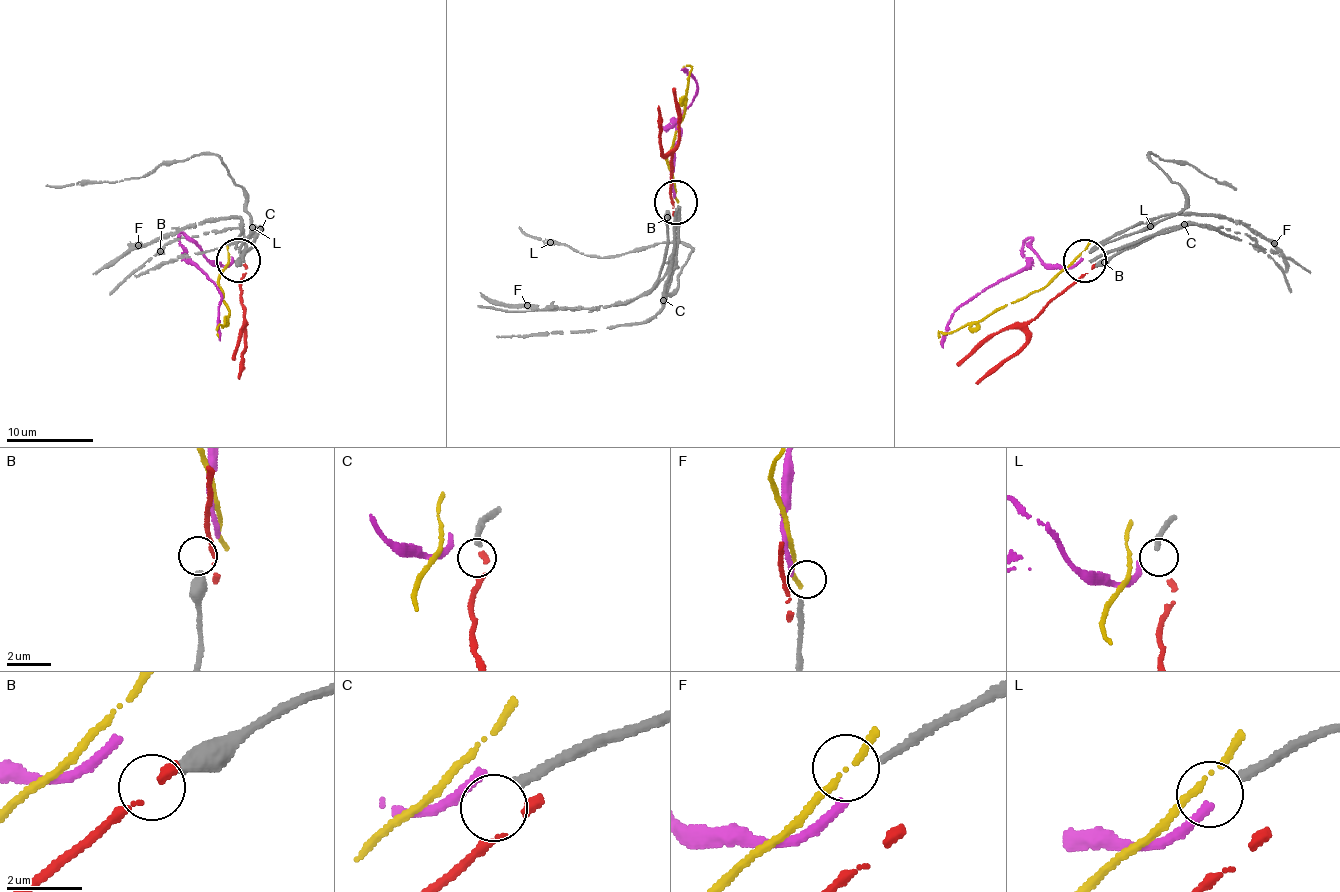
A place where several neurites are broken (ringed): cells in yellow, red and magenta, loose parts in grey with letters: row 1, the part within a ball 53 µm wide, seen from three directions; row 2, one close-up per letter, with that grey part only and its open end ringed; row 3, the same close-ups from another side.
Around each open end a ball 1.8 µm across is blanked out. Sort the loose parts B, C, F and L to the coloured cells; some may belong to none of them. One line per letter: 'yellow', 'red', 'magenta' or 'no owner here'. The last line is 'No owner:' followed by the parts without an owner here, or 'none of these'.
B: no owner here
C: no owner here
F: no owner here
L: no owner here
No owner: B, C, F, L

